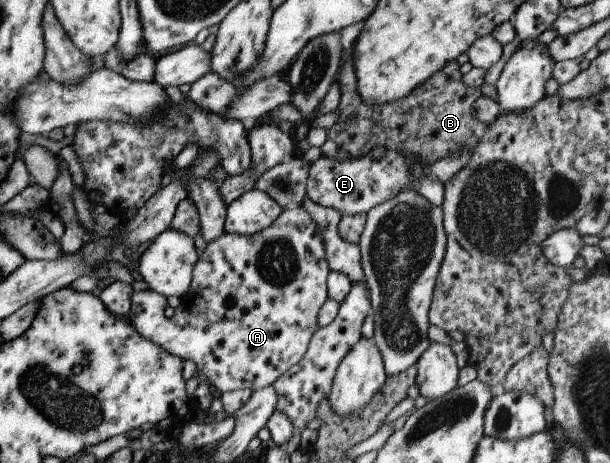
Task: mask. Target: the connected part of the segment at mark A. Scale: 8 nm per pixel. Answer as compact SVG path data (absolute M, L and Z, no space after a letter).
M301 206L286 208L272 226L254 236L225 232L214 242L207 243L196 261L186 297L176 308L176 316L164 318L168 307L166 296L147 288L133 291L127 317L146 340L184 361L192 360L197 372L220 392L240 389L256 392L273 386L280 376L304 358L310 339L319 328L318 312L329 297L329 271L322 232L315 230L310 214Z

